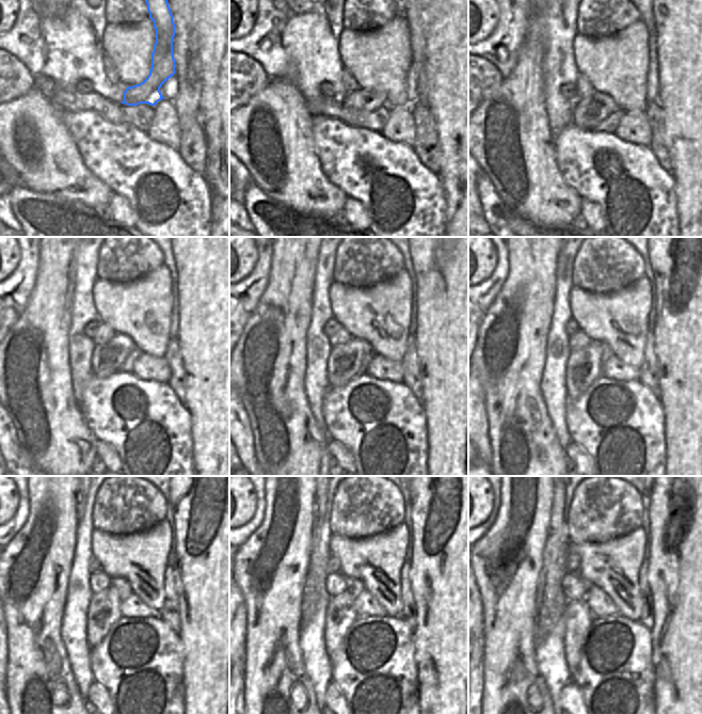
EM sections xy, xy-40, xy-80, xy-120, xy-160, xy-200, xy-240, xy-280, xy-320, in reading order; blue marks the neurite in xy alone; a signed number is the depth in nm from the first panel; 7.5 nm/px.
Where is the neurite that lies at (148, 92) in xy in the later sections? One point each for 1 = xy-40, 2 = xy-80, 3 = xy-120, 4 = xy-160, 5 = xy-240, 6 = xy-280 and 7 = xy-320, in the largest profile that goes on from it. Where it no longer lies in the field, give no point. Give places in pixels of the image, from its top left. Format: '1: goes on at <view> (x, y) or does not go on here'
1: goes on at xy-40 (361, 99)
2: goes on at xy-80 (588, 113)
3: goes on at xy-120 (107, 359)
4: goes on at xy-160 (344, 365)
5: goes on at xy-240 (104, 611)
6: goes on at xy-280 (340, 614)
7: goes on at xy-320 (578, 617)

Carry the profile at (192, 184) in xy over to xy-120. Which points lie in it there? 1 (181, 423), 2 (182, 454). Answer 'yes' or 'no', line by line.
1: yes
2: yes

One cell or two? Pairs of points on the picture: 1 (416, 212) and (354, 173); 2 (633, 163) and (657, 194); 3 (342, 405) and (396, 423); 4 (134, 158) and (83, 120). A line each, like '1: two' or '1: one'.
1: one
2: one
3: one
4: two

